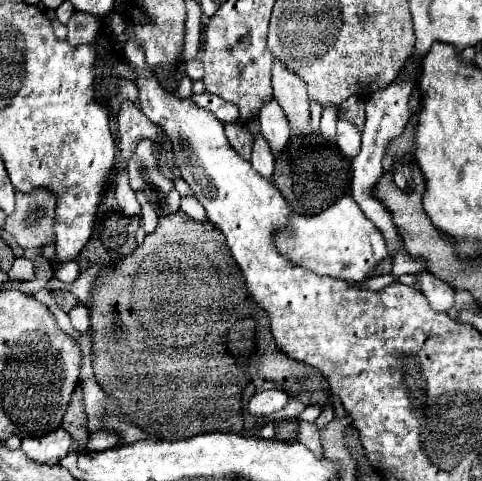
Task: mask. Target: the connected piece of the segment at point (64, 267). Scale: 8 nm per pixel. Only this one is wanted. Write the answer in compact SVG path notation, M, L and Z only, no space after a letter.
M76 262L60 264L60 270L56 270L58 280L62 280L62 282L66 282L66 284L74 282L74 280L78 278L78 274L80 274L80 268L78 268L78 264L76 264Z

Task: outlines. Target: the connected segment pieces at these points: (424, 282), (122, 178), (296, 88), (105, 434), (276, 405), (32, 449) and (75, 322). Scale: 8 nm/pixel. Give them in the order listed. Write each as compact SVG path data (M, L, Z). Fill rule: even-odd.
M430 272L416 274L416 278L420 280L422 294L428 298L430 306L436 312L448 312L452 308L452 304L454 304L454 288L450 284L446 284L444 280L438 280Z
M118 172L118 178L116 178L116 188L114 188L114 196L116 196L116 202L118 202L118 210L130 218L134 216L140 216L140 204L136 200L136 194L134 190L130 188L128 184L128 174L126 172Z
M274 62L272 86L274 86L274 98L280 104L290 124L291 136L298 136L298 138L308 136L310 134L310 104L308 104L304 82L300 82L296 74L284 70L284 66L278 66L278 62Z
M98 430L98 432L90 432L88 434L88 442L86 442L86 450L108 450L114 448L118 442L122 440L122 434L118 432L110 432L110 430Z
M262 390L250 398L250 412L262 414L262 416L272 414L272 412L278 412L280 408L284 408L288 400L290 400L288 394L282 390Z
M62 426L52 430L48 436L44 434L40 438L26 438L22 442L22 450L26 452L26 456L42 464L56 464L70 450L70 446L72 438Z
M84 305L75 306L69 313L69 317L74 328L85 333L89 328L89 313L88 308Z

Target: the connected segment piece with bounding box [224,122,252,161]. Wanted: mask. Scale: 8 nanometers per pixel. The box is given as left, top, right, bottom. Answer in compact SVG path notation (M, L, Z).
M224 123L225 134L233 145L233 140L236 139L236 145L244 145L243 149L239 152L246 160L250 161L252 154L252 137L250 136L245 125L239 123Z

